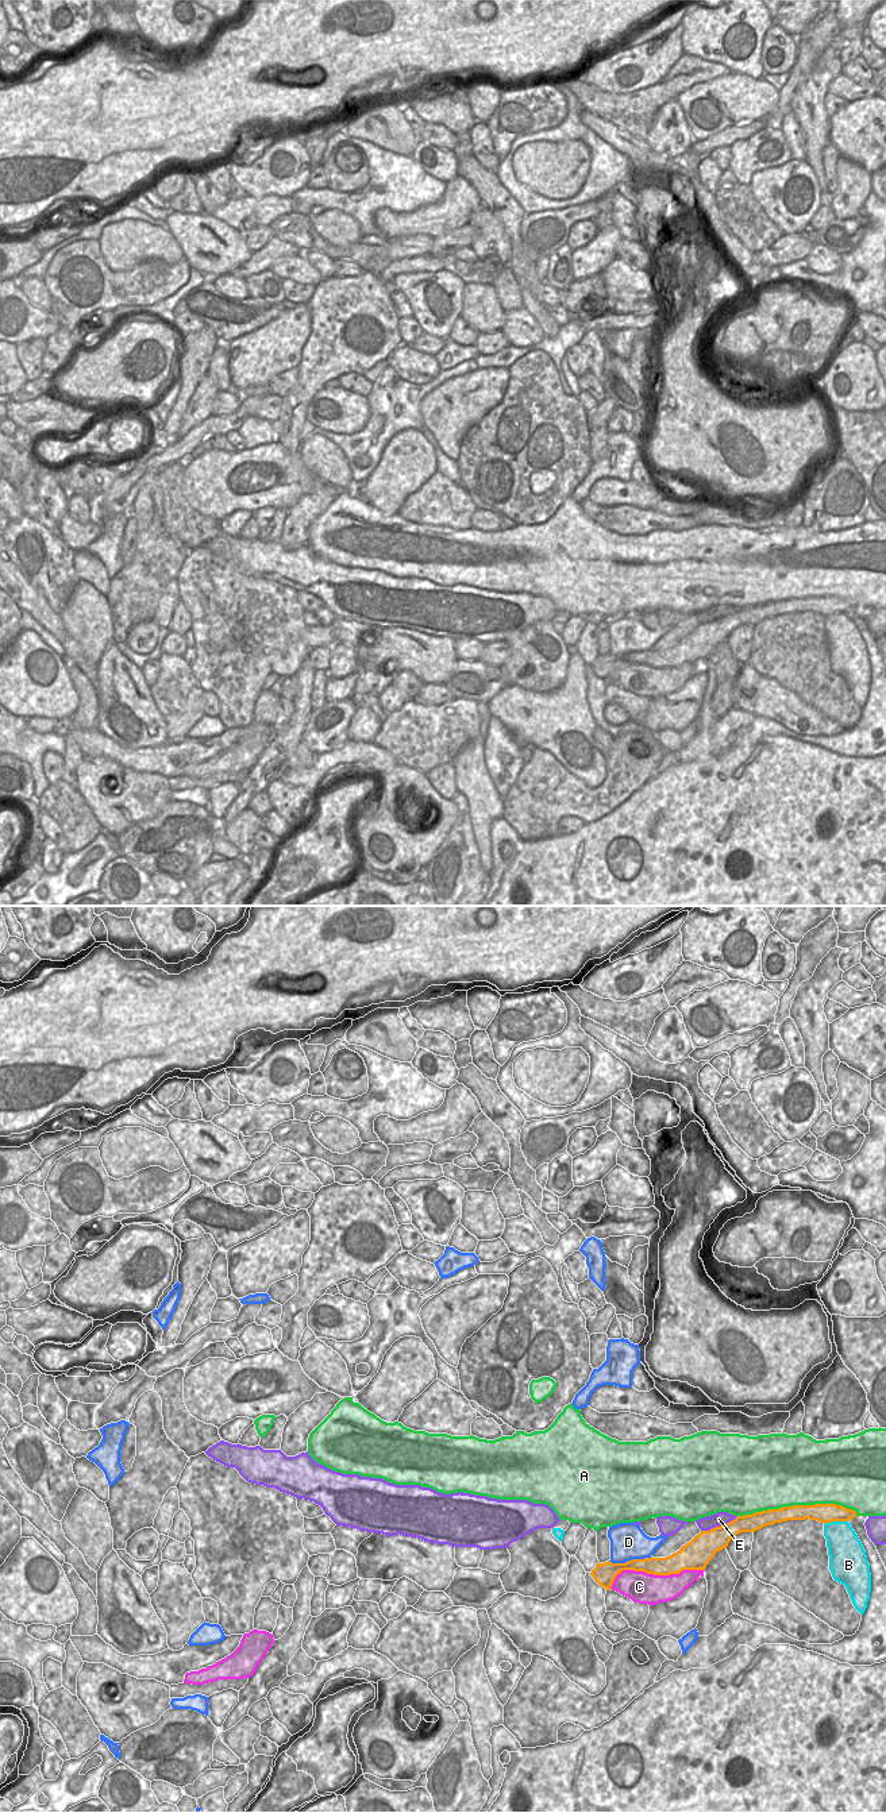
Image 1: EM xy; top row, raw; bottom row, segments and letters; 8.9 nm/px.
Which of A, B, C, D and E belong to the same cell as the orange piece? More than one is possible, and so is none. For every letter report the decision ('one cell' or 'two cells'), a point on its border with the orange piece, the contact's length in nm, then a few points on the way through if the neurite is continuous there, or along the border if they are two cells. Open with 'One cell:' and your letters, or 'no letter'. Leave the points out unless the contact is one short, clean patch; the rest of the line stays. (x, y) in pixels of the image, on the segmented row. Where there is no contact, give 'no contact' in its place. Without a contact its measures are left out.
One cell: no letter
A: two cells | xy (797, 1505) | 1050 nm
B: two cells | xy (835, 1520) | 220 nm
C: two cells | xy (653, 1573) | 850 nm
D: two cells | xy (630, 1561) | 400 nm
E: two cells | xy (720, 1526) | 360 nm

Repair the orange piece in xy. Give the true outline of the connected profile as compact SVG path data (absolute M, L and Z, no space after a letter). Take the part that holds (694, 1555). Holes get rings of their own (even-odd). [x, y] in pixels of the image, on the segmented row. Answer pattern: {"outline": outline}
{"outline": "M836 1504L793 1505L779 1509L755 1512L737 1516L735 1520L701 1531L677 1552L666 1558L632 1559L625 1563L597 1563L590 1575L594 1581L610 1590L617 1574L623 1570L644 1571L654 1575L679 1574L682 1570L704 1570L714 1554L727 1548L732 1538L740 1532L755 1532L766 1525L787 1520L817 1520L820 1523L850 1521L856 1512Z"}

